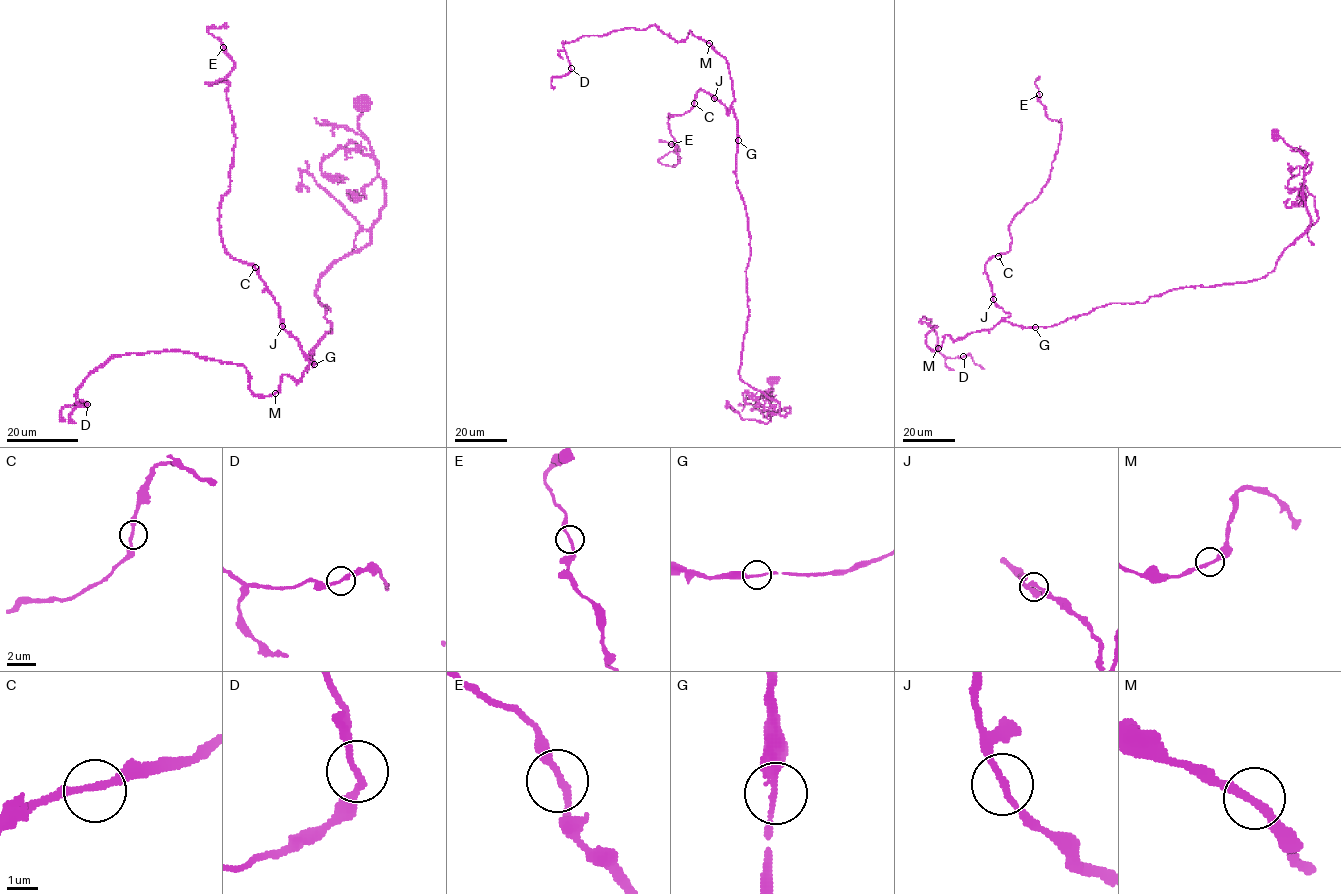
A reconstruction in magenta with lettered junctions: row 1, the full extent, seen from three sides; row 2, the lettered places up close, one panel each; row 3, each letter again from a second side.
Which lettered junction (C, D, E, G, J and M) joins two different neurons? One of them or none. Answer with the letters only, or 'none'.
none

